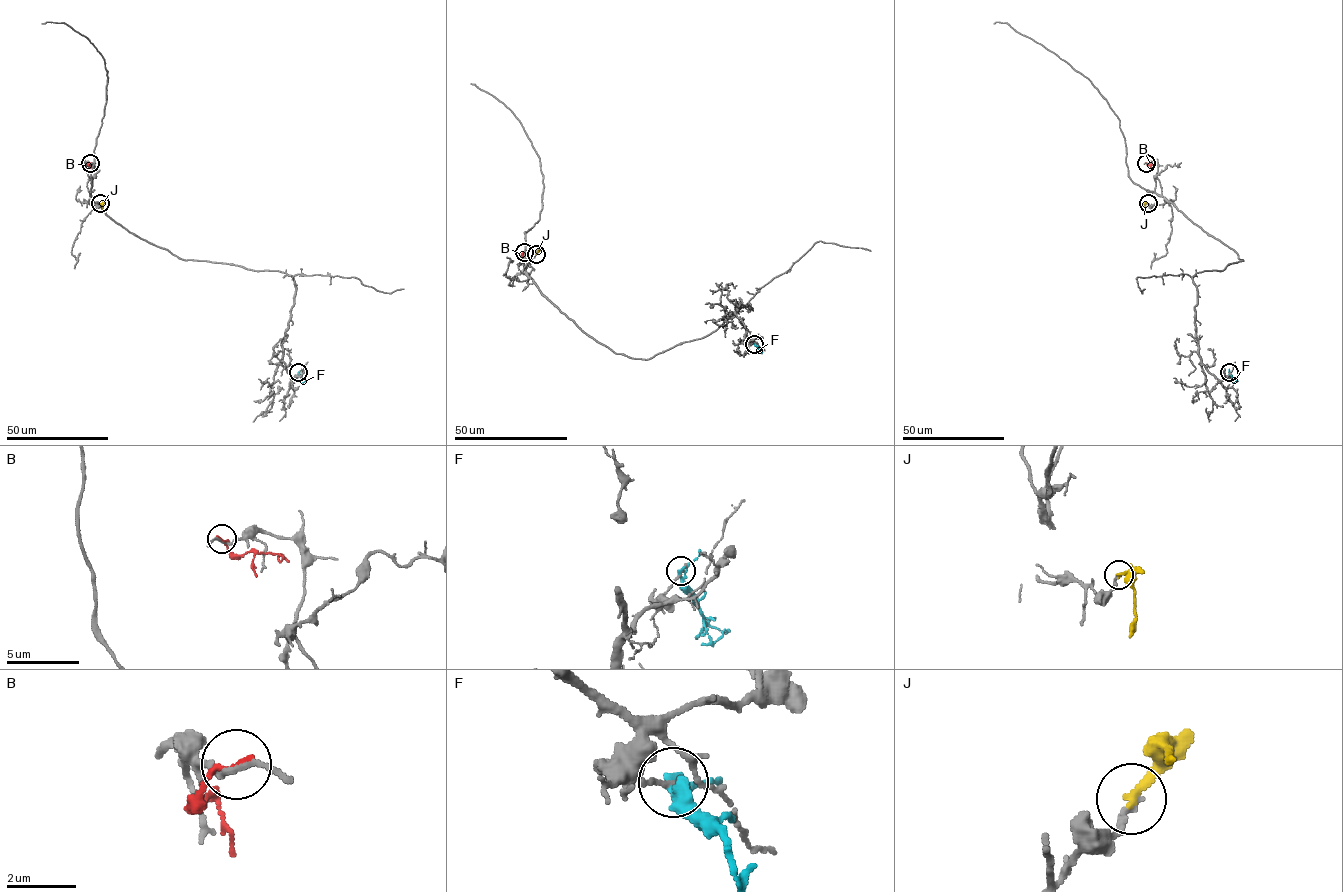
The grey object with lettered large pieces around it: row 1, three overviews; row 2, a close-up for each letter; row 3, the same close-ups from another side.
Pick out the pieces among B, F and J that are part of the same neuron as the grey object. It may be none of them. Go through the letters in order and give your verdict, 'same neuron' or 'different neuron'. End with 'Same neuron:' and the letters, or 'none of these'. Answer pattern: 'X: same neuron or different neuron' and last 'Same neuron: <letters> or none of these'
B: different neuron
F: different neuron
J: different neuron
Same neuron: none of these

